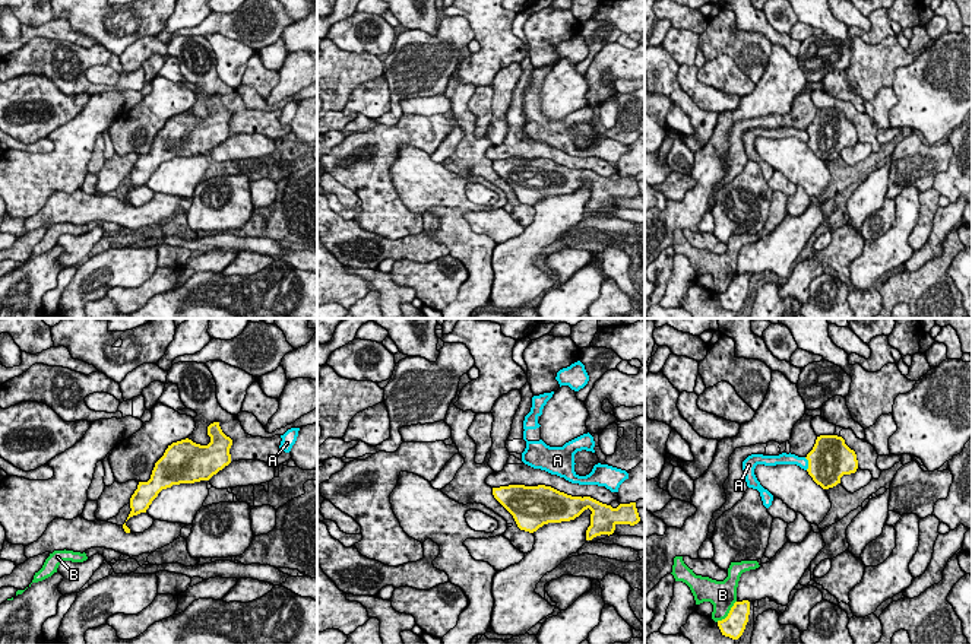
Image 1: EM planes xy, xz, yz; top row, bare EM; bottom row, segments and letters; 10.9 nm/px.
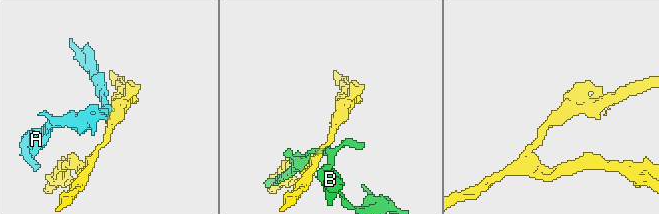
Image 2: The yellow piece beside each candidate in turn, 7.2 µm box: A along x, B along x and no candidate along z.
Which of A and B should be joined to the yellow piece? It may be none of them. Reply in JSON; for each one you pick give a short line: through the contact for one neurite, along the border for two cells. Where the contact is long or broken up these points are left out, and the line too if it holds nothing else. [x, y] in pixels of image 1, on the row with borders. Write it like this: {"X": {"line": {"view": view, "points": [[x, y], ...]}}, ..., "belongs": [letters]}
{"belongs": []}

